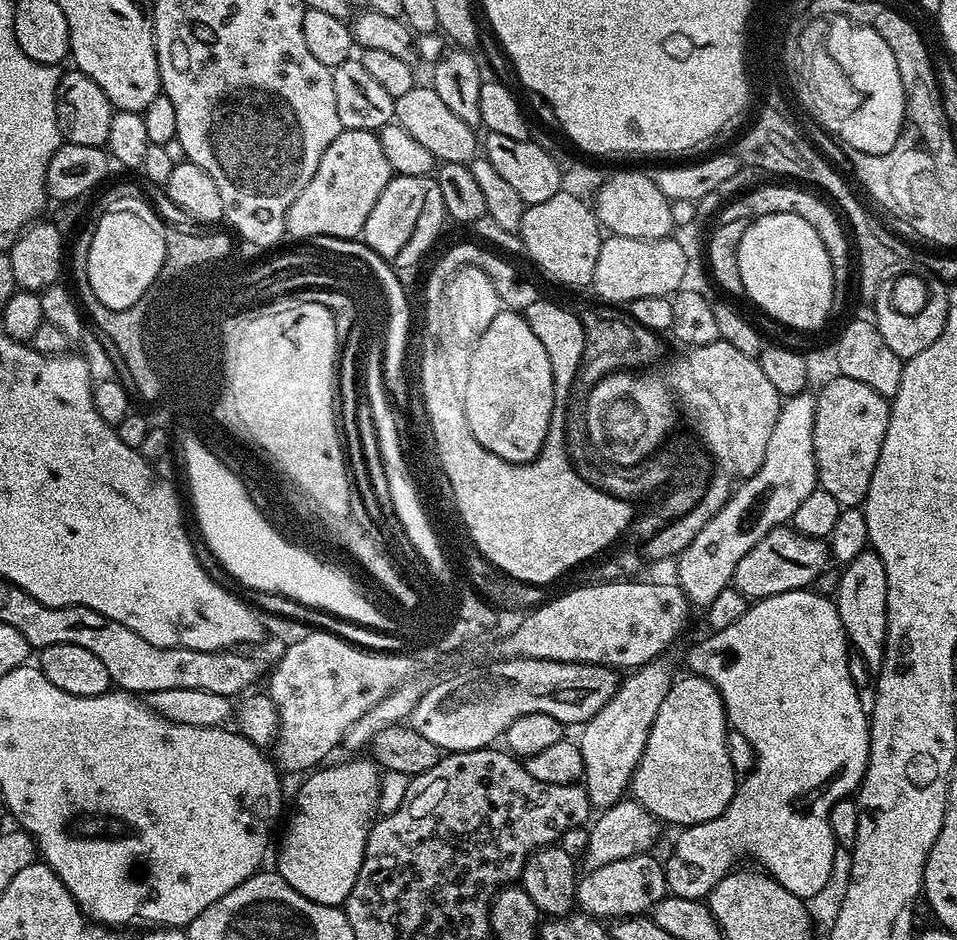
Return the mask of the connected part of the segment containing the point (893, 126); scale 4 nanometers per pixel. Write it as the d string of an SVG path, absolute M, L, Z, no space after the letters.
M875 29L872 32L856 32L852 36L850 46L852 55L852 72L858 78L860 88L868 92L868 104L852 116L848 128L839 137L847 147L865 151L866 154L882 154L888 152L898 142L900 129L904 127L904 87L898 74L898 62L894 62L894 54L890 46Z

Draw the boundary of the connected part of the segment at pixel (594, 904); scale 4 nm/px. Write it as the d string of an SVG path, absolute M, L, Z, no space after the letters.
M652 854L621 858L619 862L606 862L606 866L585 871L576 881L579 911L585 916L597 918L643 916L651 913L652 907L667 895L669 891L664 877L664 864L656 861Z

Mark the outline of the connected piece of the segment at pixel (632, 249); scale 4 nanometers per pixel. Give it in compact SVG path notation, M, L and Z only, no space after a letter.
M609 235L600 241L598 266L594 266L590 288L600 295L597 297L601 301L613 306L624 306L634 298L671 297L681 291L687 272L688 256L676 238L643 240Z

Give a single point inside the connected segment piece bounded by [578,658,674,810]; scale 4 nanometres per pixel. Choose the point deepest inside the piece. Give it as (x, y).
(611, 743)

